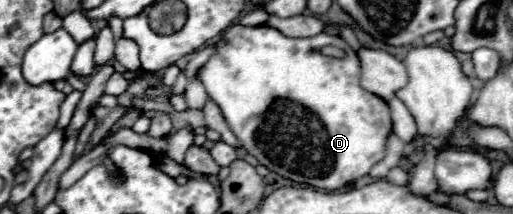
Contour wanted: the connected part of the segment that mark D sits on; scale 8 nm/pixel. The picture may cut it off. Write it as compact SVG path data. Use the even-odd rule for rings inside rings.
M236 24L222 34L216 54L200 68L200 82L220 106L242 148L258 158L262 166L292 182L334 192L366 176L384 158L386 140L392 134L388 104L360 86L360 72L362 66L356 52L340 36L316 34L312 38L288 38L274 28L244 28ZM328 44L342 48L344 58L322 56L318 50Z

